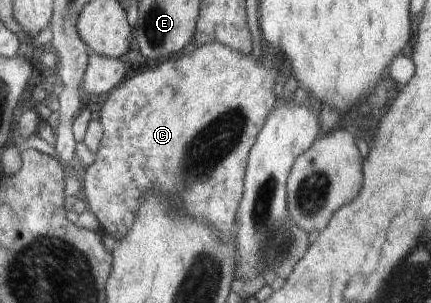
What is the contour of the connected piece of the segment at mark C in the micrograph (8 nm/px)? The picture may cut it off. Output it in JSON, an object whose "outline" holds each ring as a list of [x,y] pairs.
{"outline":[[[213,42],[195,48],[189,55],[179,55],[171,57],[171,59],[158,61],[155,69],[143,71],[131,77],[131,79],[127,79],[125,83],[120,83],[115,89],[110,91],[105,97],[105,105],[103,105],[100,111],[99,121],[102,123],[103,137],[95,155],[95,161],[91,167],[86,169],[83,179],[87,209],[95,215],[103,232],[109,233],[116,240],[124,238],[129,229],[131,229],[131,225],[135,223],[140,204],[142,203],[142,196],[144,194],[155,194],[161,200],[165,199],[164,203],[167,203],[165,207],[169,207],[169,213],[179,213],[179,215],[185,215],[185,217],[192,218],[197,222],[206,222],[223,238],[227,240],[232,239],[232,236],[237,231],[236,211],[242,200],[248,153],[255,145],[255,140],[261,128],[265,125],[268,115],[276,106],[278,89],[275,84],[279,75],[277,74],[277,69],[270,68],[268,64],[269,62],[267,61],[263,64],[257,63],[252,53],[246,56],[223,44]]]}

